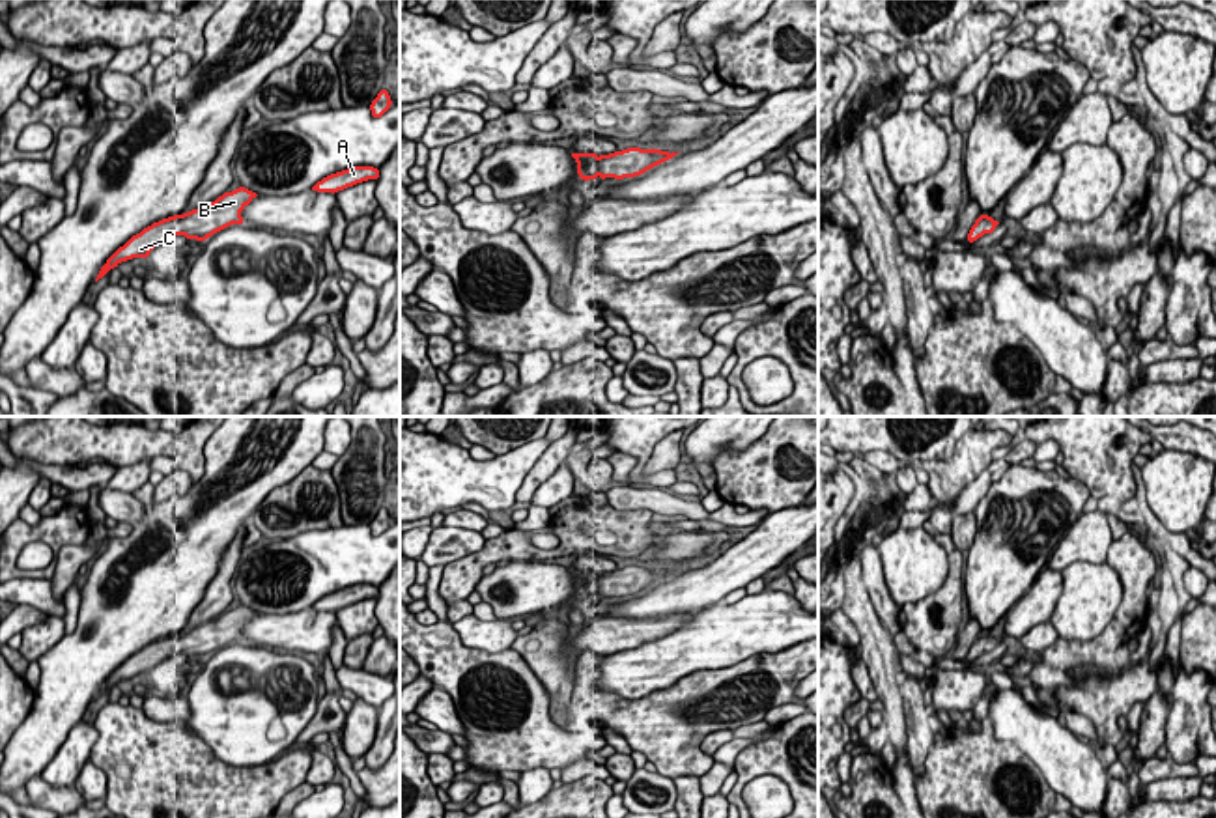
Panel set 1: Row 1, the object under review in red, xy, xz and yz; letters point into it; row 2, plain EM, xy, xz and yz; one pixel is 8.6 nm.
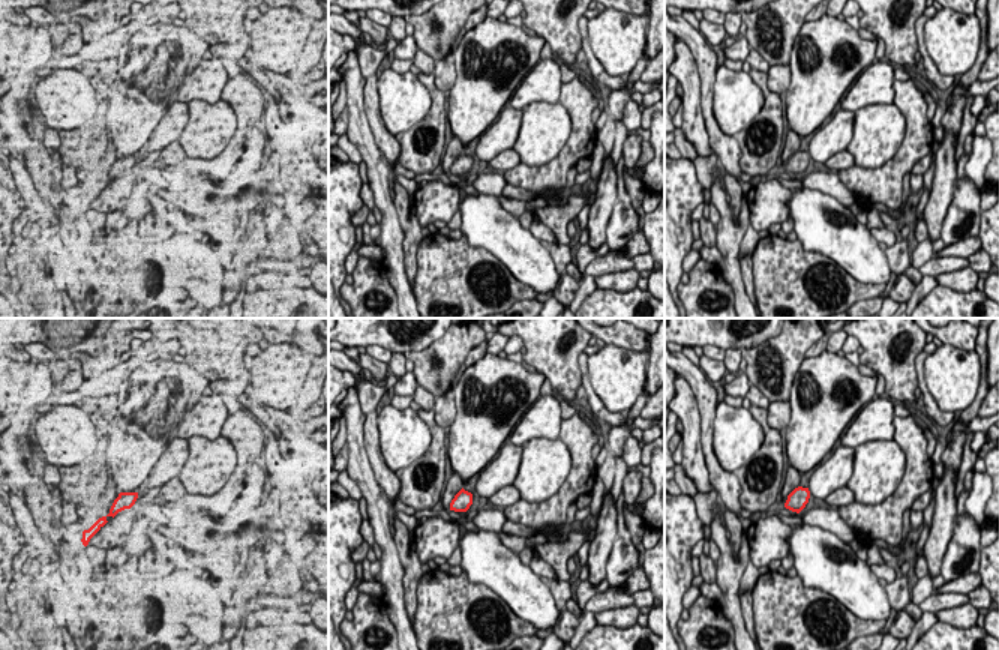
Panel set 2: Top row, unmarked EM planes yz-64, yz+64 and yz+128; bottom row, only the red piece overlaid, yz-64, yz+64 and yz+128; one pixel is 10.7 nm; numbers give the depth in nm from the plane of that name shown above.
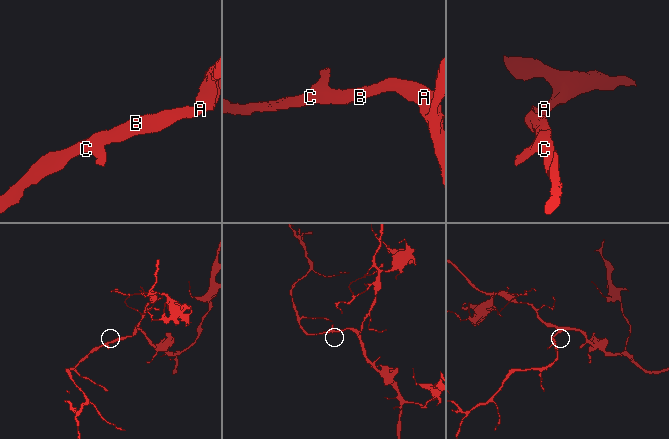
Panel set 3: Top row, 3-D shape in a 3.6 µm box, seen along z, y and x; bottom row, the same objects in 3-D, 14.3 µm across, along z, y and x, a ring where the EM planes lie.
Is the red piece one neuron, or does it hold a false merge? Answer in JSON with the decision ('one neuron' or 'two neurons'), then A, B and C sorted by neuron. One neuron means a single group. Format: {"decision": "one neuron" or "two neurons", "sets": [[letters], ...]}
{"decision": "one neuron", "sets": [["A", "B", "C"]]}

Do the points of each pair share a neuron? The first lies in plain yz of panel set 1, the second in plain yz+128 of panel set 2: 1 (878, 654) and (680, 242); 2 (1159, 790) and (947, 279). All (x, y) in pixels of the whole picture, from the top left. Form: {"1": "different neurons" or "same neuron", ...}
{"1": "different neurons", "2": "same neuron"}

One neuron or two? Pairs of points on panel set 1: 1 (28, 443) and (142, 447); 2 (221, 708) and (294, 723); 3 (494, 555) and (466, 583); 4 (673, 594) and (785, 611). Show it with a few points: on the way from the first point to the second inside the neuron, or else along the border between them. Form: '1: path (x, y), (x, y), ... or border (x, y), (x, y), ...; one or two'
1: path (56, 443), (114, 443); one
2: path (241, 729), (258, 746), (282, 744); one
3: path (484, 557), (467, 574); one
4: border (720, 602), (699, 611); two

